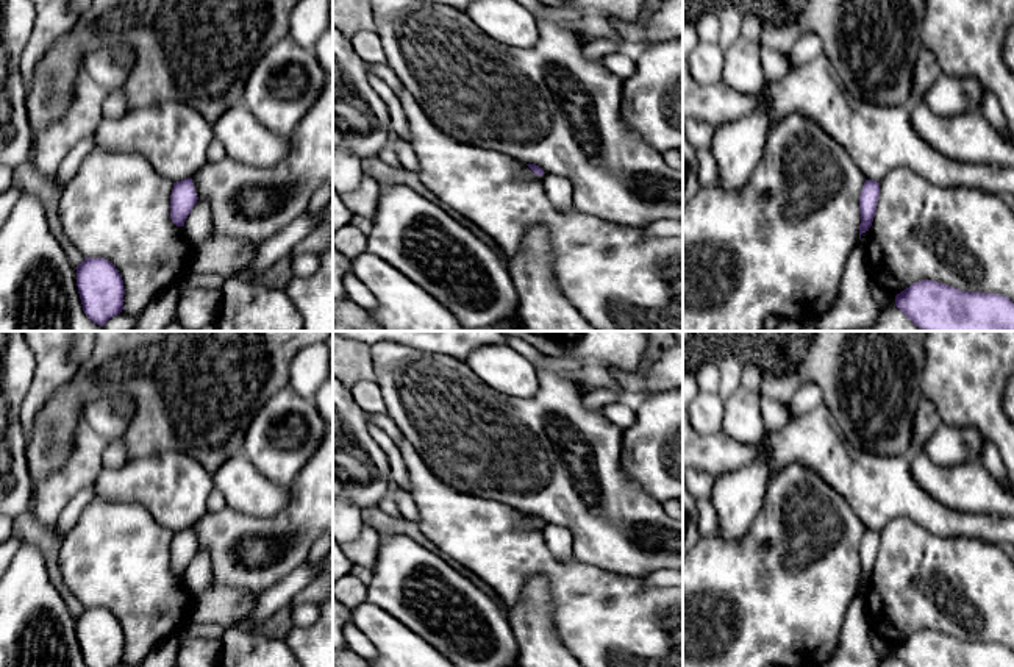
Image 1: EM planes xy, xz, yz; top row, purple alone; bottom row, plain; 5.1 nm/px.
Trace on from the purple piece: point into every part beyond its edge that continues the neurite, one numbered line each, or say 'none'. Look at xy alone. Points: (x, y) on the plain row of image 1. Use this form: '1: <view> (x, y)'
none

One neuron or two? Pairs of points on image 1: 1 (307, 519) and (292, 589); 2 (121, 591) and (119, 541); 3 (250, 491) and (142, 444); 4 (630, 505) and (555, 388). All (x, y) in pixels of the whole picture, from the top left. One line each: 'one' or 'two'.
1: two
2: one
3: two
4: one

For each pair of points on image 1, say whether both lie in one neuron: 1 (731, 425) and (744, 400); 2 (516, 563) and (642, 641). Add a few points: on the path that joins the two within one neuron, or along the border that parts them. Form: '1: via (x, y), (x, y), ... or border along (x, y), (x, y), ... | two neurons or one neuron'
1: via (738, 419), (744, 406) | one neuron
2: via (547, 564), (572, 583), (611, 622) | one neuron

